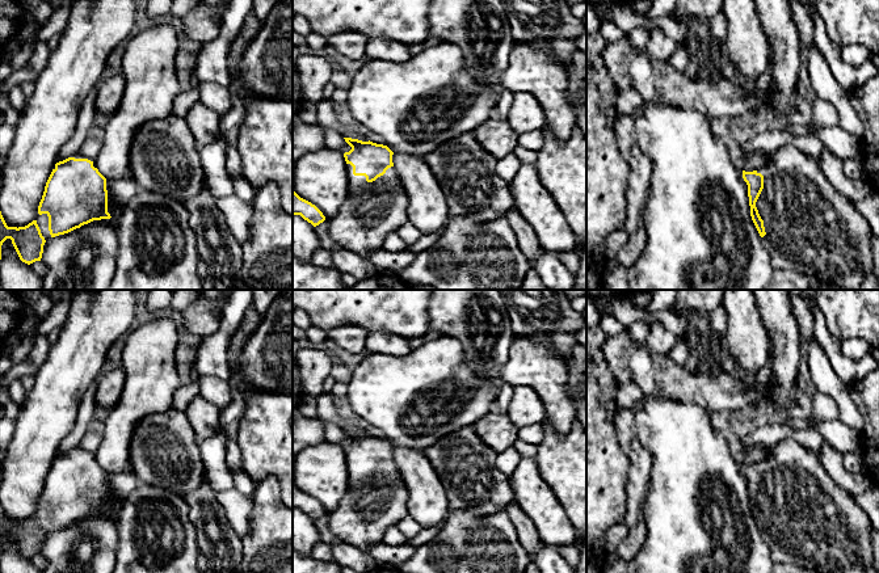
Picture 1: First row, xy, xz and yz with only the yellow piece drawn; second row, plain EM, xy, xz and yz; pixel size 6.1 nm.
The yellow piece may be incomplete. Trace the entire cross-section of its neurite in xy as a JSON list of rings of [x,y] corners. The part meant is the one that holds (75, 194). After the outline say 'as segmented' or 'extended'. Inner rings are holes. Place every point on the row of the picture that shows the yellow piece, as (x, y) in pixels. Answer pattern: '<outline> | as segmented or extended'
[[[77,152],[55,164],[31,223],[8,227],[0,211],[0,260],[7,239],[12,240],[20,260],[30,265],[41,261],[43,245],[50,237],[110,218],[106,178],[96,168],[94,160]]] | extended

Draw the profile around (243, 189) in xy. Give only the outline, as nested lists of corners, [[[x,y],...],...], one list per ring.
[[[243,174],[230,176],[234,184],[234,194],[244,202],[253,203],[257,190],[248,182]]]

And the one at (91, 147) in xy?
[[[87,138],[83,143],[79,153],[87,159],[94,160],[102,147],[102,139],[100,138]]]

